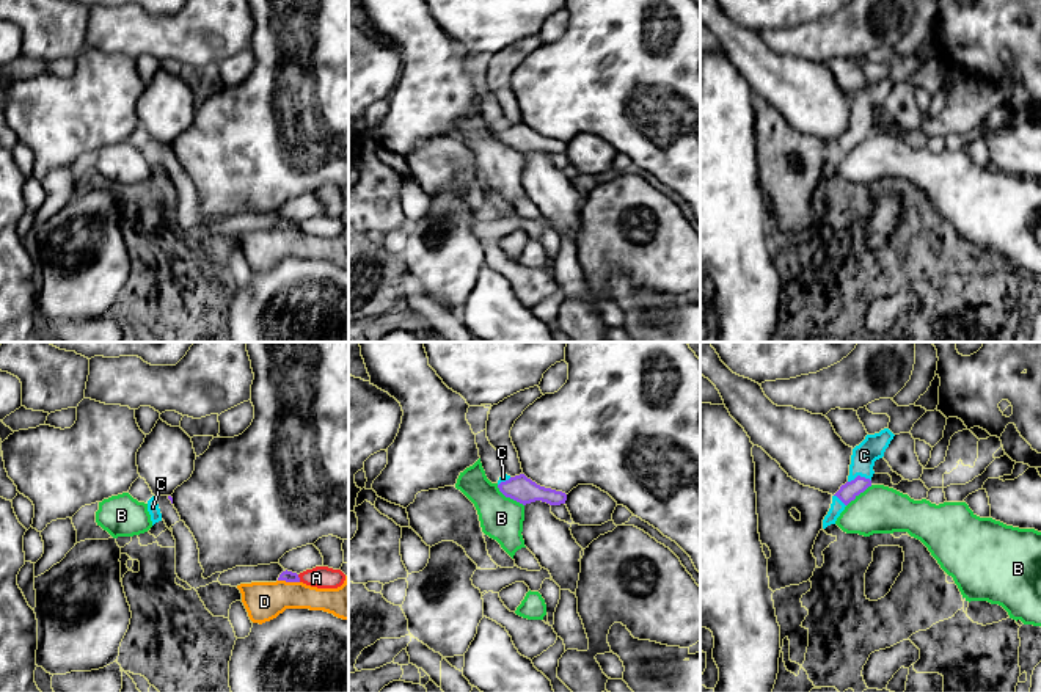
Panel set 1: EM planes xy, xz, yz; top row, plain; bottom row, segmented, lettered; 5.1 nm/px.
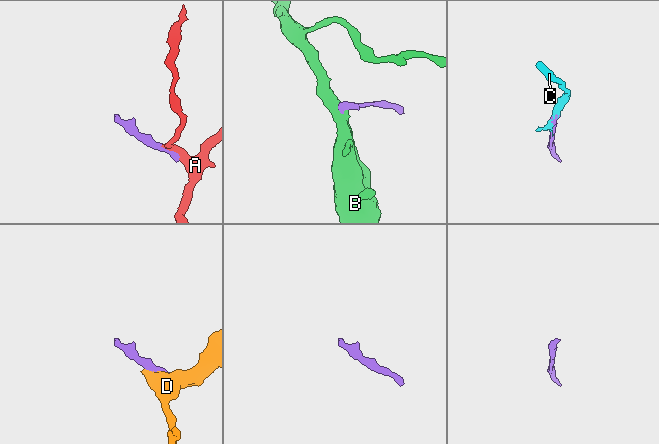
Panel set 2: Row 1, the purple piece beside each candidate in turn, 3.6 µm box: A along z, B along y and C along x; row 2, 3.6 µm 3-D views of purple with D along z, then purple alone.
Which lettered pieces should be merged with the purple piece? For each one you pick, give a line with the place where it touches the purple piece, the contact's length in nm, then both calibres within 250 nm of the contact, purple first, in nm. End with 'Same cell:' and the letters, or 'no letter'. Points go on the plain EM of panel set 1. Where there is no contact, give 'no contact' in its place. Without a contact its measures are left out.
C: contact yz (859, 124); length 120 nm; calibres 90 and 130 nm
Same cell: C

